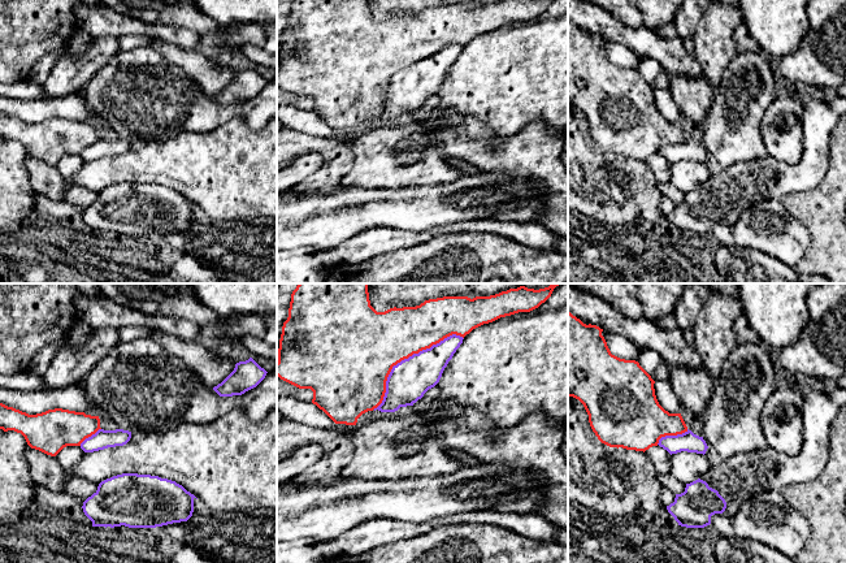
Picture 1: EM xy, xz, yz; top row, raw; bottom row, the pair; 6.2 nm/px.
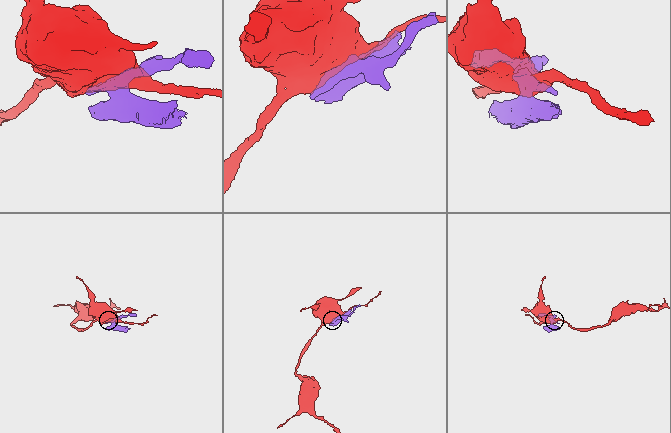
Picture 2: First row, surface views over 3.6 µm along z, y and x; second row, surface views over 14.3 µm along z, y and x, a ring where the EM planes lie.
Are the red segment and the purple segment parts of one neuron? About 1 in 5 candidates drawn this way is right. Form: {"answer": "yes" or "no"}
{"answer": "no"}

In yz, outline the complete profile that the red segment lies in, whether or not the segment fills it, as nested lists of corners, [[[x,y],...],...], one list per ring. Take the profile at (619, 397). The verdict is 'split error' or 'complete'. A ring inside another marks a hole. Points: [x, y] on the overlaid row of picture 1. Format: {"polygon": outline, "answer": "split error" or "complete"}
{"polygon": [[[568,311],[568,397],[583,404],[598,439],[609,447],[645,452],[661,437],[687,432],[681,413],[669,413],[659,404],[651,376],[638,361],[612,355],[602,332]]], "answer": "complete"}

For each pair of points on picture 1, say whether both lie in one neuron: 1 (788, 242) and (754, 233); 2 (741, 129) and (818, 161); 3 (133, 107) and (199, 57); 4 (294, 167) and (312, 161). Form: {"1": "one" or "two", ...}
{"1": "one", "2": "two", "3": "two", "4": "one"}

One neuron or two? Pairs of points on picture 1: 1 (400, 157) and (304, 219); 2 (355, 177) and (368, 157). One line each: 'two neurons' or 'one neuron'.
1: two neurons
2: one neuron

